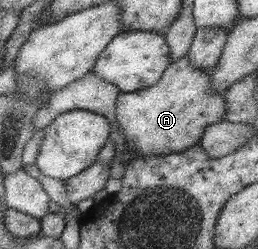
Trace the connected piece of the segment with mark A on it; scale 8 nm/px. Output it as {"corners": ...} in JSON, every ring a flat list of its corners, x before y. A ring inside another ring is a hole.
{"corners":[[188,56,171,61,160,79,150,87,135,92,120,92,116,98,116,119,124,146,134,155,180,153,198,144,206,126,225,119,224,91,211,92,214,66,193,68]]}

